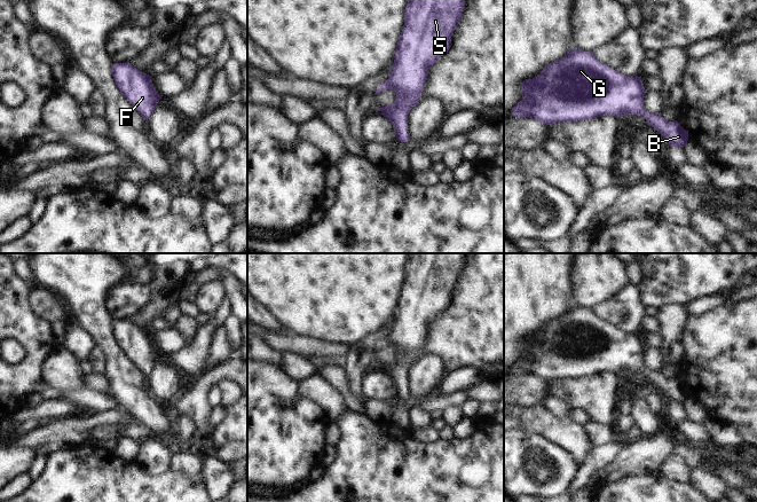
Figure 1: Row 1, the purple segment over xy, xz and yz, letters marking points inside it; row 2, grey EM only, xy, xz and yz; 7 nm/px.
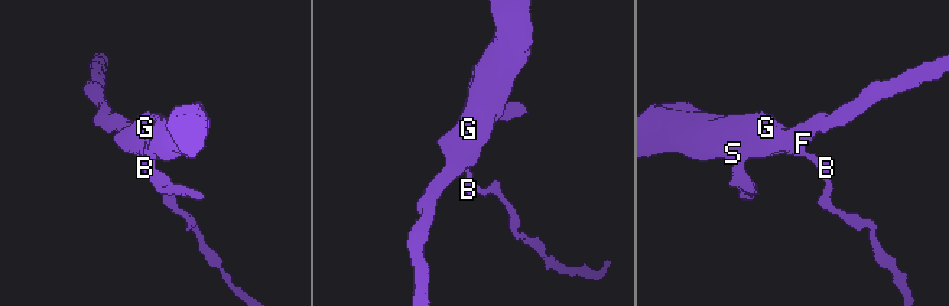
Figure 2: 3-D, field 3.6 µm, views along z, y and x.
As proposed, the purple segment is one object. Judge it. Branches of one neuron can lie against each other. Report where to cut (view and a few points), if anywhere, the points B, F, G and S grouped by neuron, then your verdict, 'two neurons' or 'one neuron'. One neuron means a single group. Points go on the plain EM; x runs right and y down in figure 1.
cut none; groups B F G S; one neuron

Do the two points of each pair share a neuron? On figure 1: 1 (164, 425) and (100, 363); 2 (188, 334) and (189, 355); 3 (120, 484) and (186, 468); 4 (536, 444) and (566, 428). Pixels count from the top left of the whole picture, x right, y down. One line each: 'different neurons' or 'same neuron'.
1: different neurons
2: different neurons
3: different neurons
4: different neurons

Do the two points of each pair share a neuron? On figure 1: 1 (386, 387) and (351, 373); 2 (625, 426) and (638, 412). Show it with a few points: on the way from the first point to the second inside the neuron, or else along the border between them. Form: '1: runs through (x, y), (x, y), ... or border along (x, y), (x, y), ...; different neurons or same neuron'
1: border along (373, 367), (363, 374), (361, 381), (362, 395); different neurons
2: border along (631, 414), (636, 423); different neurons

